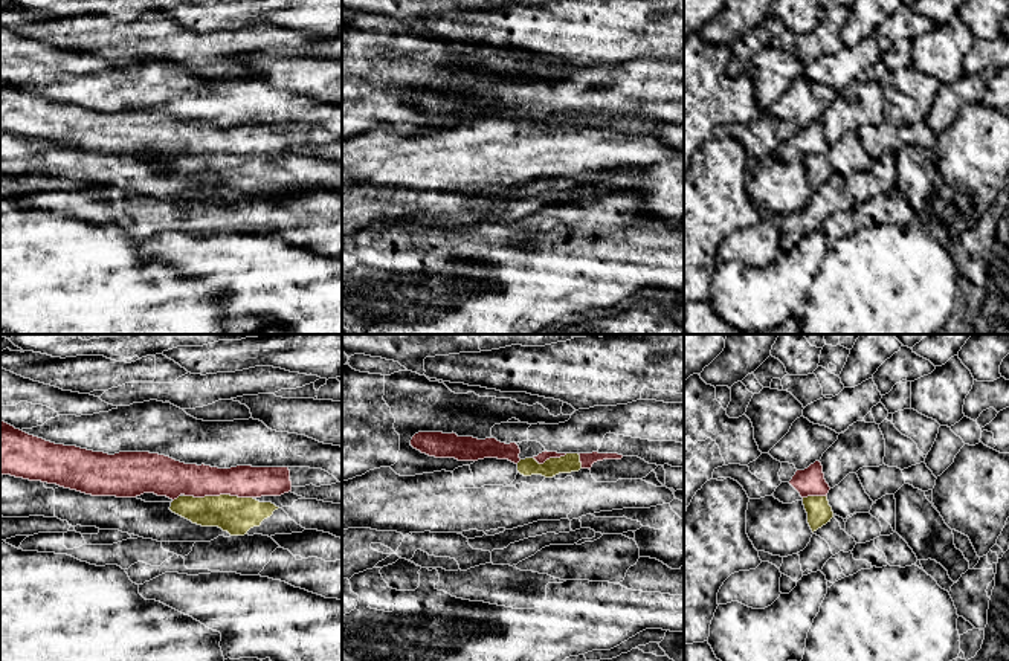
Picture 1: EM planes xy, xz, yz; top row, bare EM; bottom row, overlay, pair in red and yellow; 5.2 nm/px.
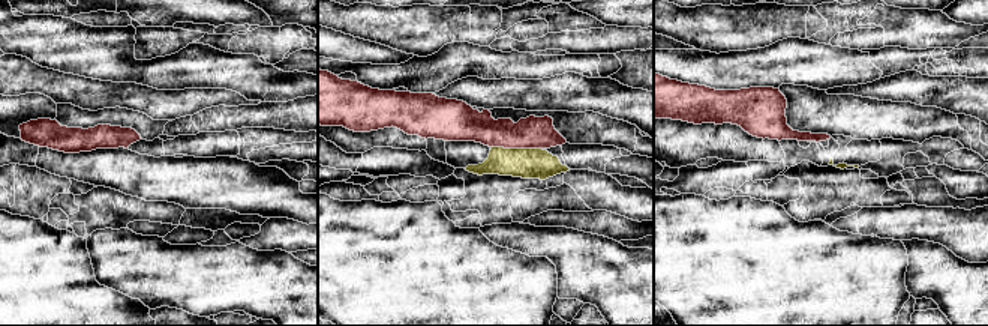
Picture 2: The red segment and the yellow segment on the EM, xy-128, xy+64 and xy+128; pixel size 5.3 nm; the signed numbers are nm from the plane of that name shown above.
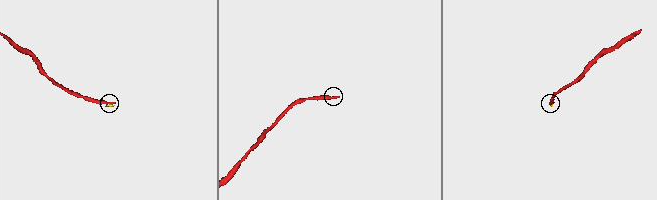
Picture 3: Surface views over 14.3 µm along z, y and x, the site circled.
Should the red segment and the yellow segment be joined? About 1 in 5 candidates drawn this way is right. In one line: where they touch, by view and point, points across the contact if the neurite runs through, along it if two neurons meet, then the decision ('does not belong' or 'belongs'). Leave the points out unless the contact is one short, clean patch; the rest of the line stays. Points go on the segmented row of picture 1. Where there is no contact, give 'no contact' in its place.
contact xy (219, 495); border xy (183, 493), (194, 496), (237, 495), (252, 498); does not belong

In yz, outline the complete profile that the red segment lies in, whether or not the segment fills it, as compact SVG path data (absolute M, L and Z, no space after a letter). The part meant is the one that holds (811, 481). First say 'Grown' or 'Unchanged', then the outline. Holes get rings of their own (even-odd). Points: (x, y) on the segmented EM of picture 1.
Unchanged. M815 461L804 470L797 470L789 484L800 493L801 498L827 496L830 490L824 479L820 461Z

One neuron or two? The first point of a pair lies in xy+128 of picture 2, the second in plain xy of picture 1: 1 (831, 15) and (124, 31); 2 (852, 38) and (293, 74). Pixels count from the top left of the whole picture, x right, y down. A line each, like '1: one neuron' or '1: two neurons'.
1: one neuron
2: two neurons

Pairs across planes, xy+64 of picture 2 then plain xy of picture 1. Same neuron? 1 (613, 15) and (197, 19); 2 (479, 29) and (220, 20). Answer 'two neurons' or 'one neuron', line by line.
1: one neuron
2: two neurons

